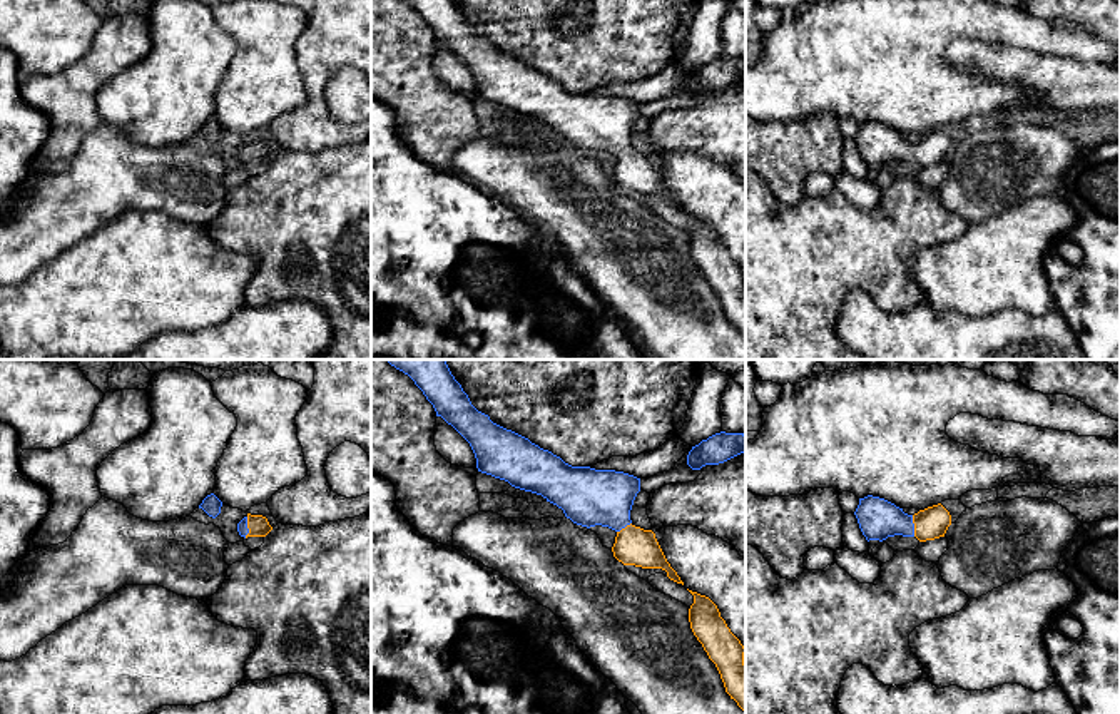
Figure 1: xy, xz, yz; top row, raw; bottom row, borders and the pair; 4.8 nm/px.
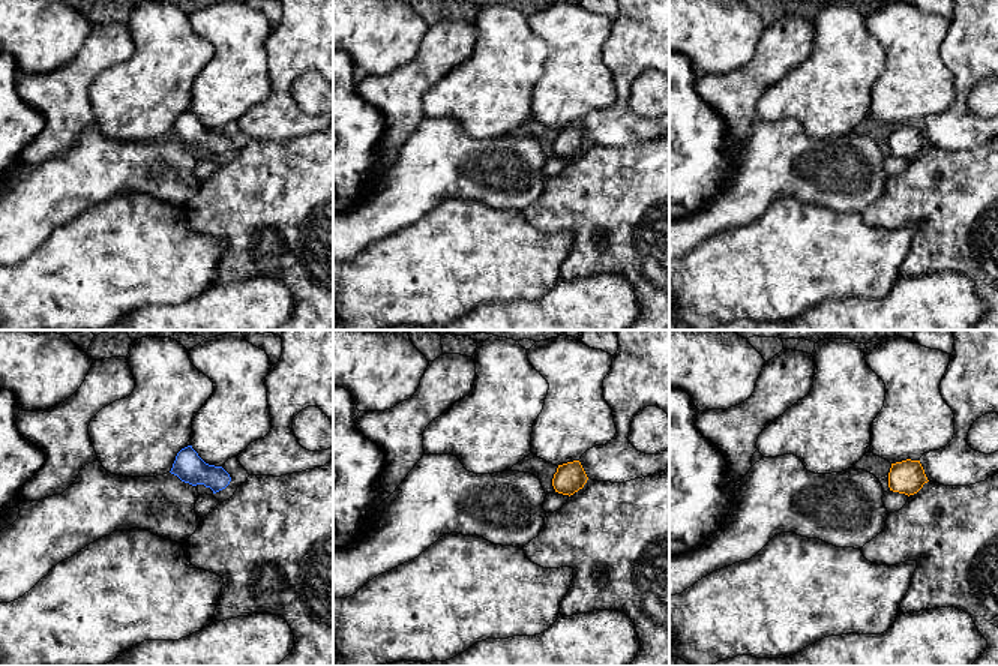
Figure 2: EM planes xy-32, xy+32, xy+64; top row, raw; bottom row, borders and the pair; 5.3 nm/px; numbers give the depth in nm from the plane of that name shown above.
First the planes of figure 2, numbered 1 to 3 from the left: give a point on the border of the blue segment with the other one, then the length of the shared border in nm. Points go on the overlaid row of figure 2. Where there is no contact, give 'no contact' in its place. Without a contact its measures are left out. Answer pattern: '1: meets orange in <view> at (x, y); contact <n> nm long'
1: no contact
2: no contact
3: no contact

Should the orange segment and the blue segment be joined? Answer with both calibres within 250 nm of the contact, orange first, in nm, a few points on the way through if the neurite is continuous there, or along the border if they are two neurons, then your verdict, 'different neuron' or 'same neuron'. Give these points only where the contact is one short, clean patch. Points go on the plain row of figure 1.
100/50 nm | across xy (258, 151), (248, 152), (243, 154) | same neuron

